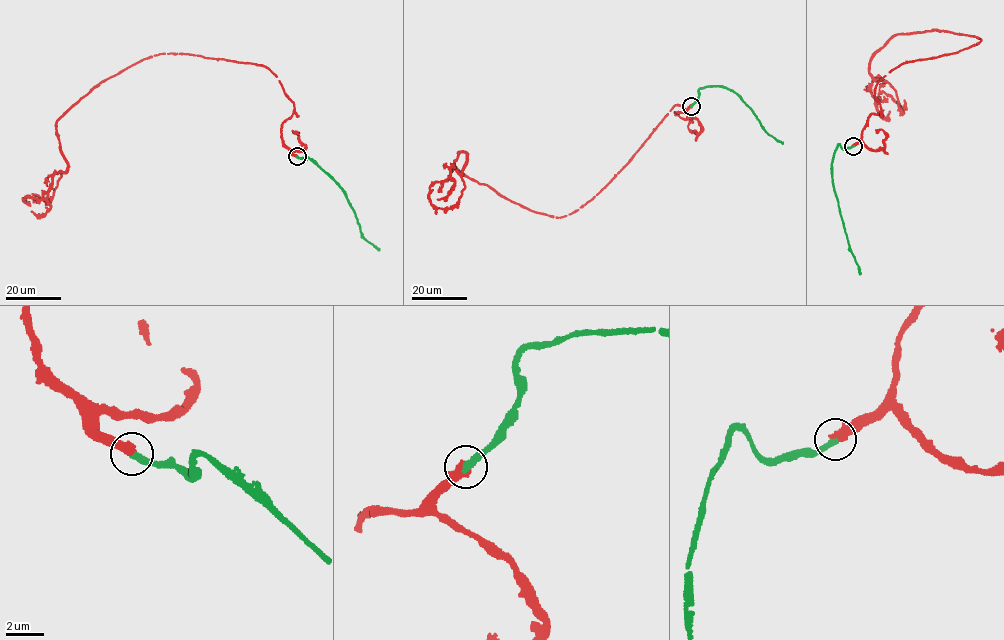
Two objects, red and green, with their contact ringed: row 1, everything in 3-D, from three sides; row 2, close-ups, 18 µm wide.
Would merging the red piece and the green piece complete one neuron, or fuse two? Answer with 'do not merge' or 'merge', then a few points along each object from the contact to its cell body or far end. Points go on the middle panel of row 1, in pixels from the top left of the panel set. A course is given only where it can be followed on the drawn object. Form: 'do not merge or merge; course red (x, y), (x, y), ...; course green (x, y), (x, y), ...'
merge; course red (691, 105), (571, 214), (502, 196), (459, 170), (461, 152), (460, 174), (429, 188), (436, 214); course green (691, 105), (699, 89), (717, 86), (728, 89), (752, 110), (768, 134), (783, 144)

